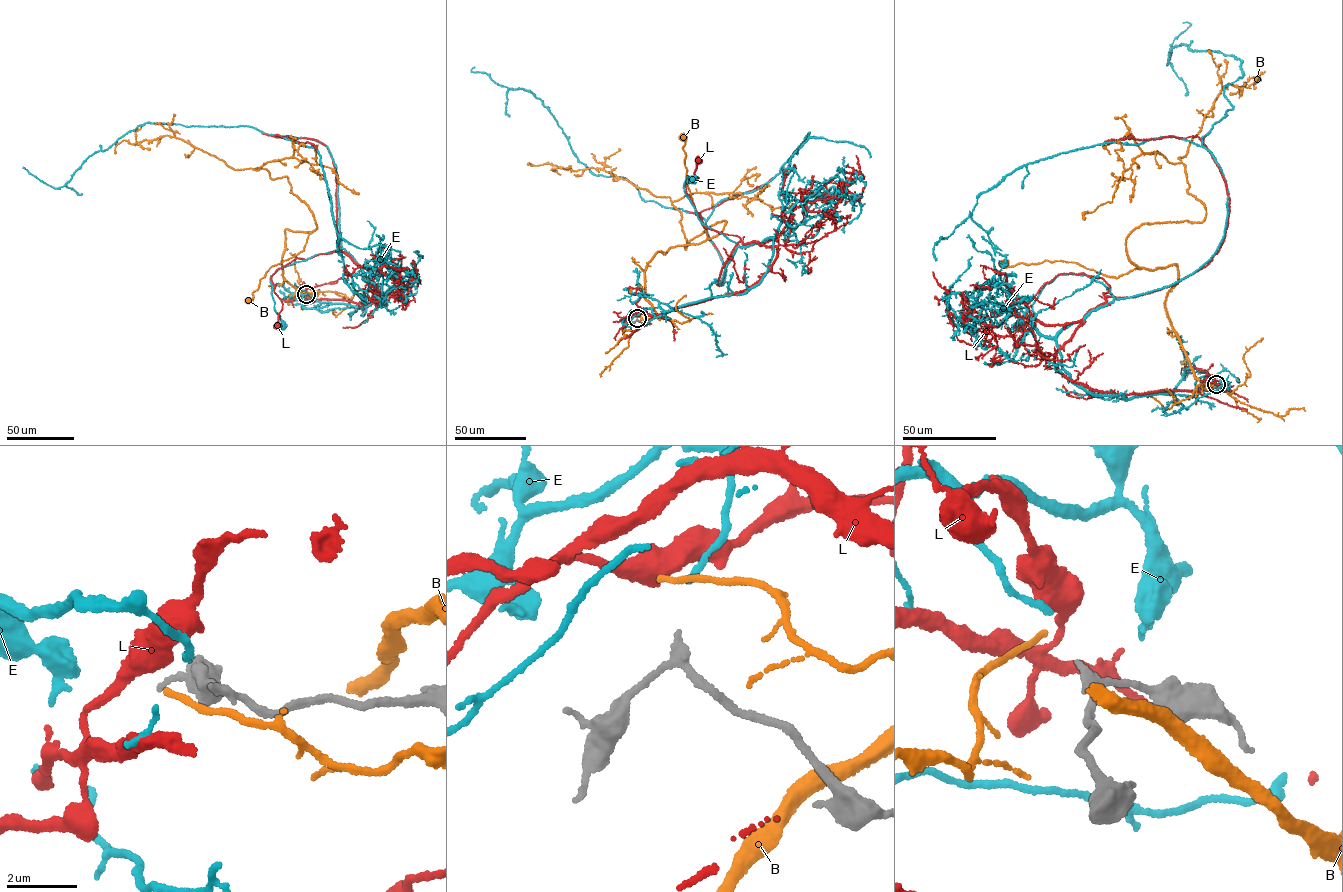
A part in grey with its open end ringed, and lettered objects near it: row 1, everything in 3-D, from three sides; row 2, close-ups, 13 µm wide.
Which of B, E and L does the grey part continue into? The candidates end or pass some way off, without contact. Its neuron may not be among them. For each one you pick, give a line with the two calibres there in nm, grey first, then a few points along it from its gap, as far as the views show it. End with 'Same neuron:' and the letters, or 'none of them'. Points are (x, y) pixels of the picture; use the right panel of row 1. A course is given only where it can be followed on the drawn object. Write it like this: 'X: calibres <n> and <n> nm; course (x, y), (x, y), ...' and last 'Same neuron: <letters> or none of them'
E: calibres 190 and 170 nm; course (1215, 382), (1127, 400), (1079, 387), (1056, 338), (1114, 298), (1085, 274), (1048, 282), (1016, 326)
Same neuron: E

